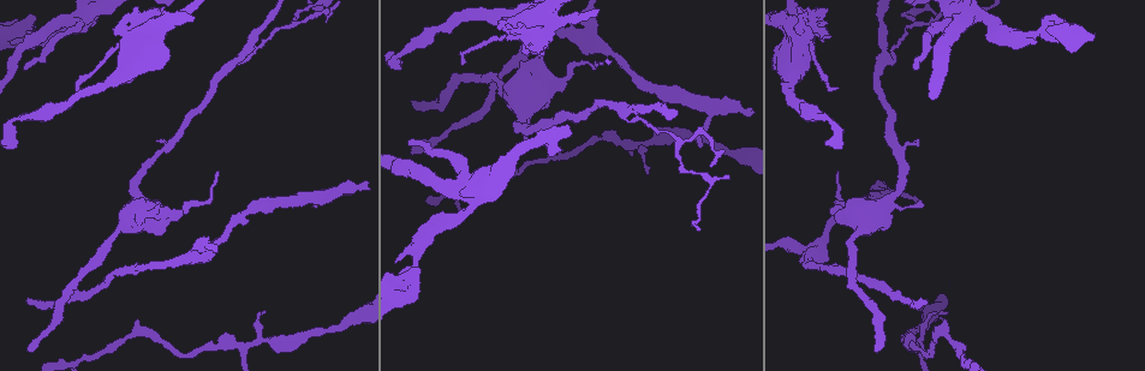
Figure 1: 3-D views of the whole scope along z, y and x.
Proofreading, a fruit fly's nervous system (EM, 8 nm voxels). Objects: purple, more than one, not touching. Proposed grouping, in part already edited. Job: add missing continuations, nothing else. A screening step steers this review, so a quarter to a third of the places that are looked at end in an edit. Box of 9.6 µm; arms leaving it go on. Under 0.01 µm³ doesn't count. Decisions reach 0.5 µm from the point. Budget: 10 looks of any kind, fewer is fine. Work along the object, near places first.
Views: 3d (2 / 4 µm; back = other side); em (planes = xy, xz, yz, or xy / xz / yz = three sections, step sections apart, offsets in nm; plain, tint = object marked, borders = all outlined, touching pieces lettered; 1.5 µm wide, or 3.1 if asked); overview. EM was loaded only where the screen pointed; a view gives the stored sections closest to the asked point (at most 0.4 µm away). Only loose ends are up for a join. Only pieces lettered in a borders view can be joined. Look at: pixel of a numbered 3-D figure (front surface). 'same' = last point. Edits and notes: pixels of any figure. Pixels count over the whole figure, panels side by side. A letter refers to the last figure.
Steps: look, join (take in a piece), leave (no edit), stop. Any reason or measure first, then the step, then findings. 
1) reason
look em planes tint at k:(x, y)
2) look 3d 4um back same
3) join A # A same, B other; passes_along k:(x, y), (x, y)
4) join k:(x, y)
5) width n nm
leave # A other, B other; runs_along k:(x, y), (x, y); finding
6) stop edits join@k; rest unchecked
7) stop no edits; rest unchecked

free end
look em planes tint at 1:(916, 69)

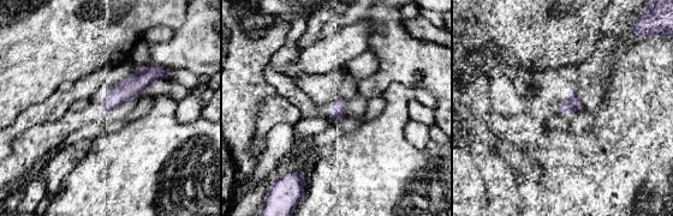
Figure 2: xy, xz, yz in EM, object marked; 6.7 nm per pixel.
look em planes borders same

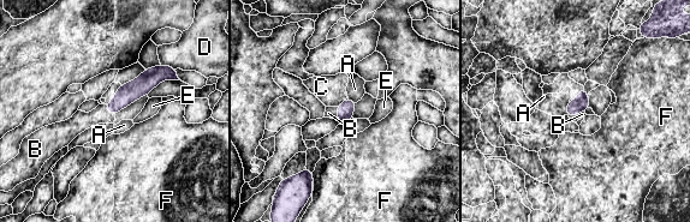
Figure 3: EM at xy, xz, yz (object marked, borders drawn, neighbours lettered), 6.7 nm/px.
width 110 nm; longest_contact B 120 nm
join C # A other, B other, C same, D other, E other, F other; the neuron continues

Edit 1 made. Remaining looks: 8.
free end
look 3d 2um at 1:(826, 35)

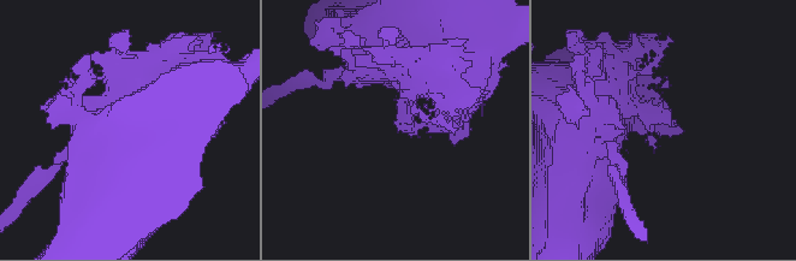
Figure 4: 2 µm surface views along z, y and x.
need the tissue
look em yz step 4 tint at 4:(420, 126)

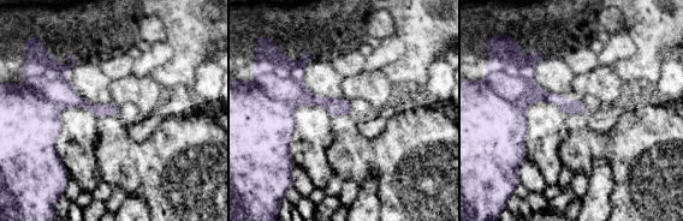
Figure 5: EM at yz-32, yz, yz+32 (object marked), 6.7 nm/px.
another direction
look em xz step 8 borders same

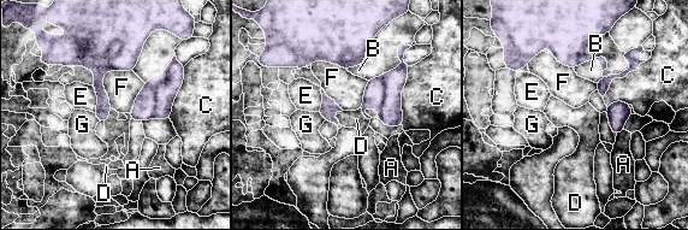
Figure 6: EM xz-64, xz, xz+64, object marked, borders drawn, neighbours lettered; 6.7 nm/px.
longest_contact C 420 nm
leave # A other, B other, C other, D other, E other, F other, G other; border 6:(131, 70), (104, 74), (110, 107); no lettered piece goes on from it

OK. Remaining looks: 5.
look overview

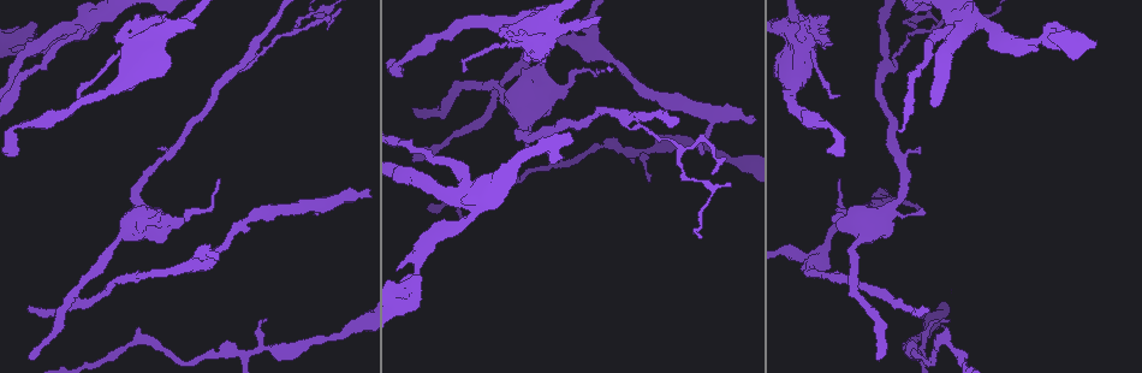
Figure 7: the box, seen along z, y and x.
free end
look 3d 2um at 7:(949, 321)

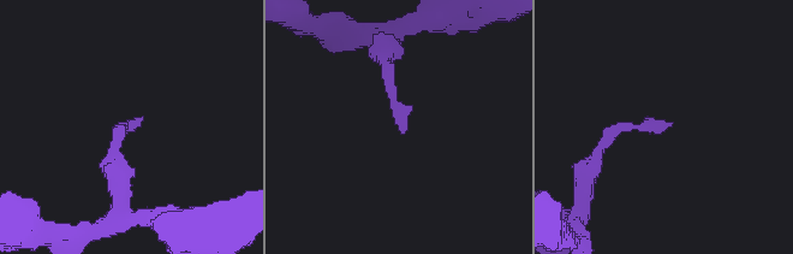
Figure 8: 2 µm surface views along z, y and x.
need the tissue
look em planes borders at 8:(670, 123)

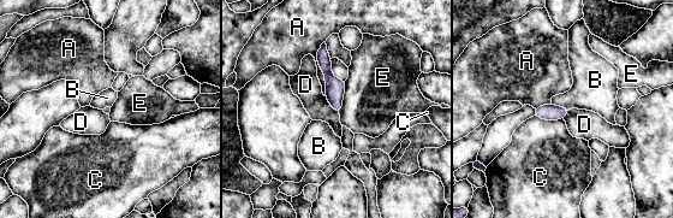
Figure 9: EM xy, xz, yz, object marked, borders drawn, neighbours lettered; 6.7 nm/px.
leave # A other, B other, C other, D other, E other; runs_along 9:(323, 47), (338, 108); none of them fits

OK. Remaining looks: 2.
stop edits join@3; rest unchecked

